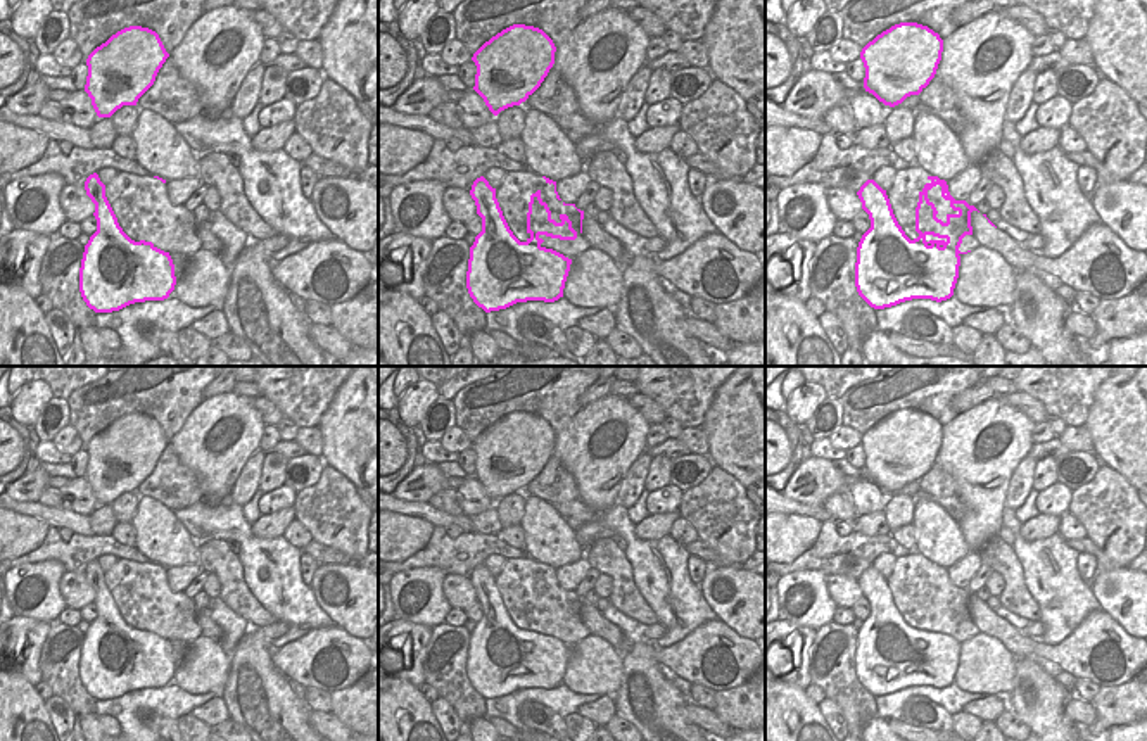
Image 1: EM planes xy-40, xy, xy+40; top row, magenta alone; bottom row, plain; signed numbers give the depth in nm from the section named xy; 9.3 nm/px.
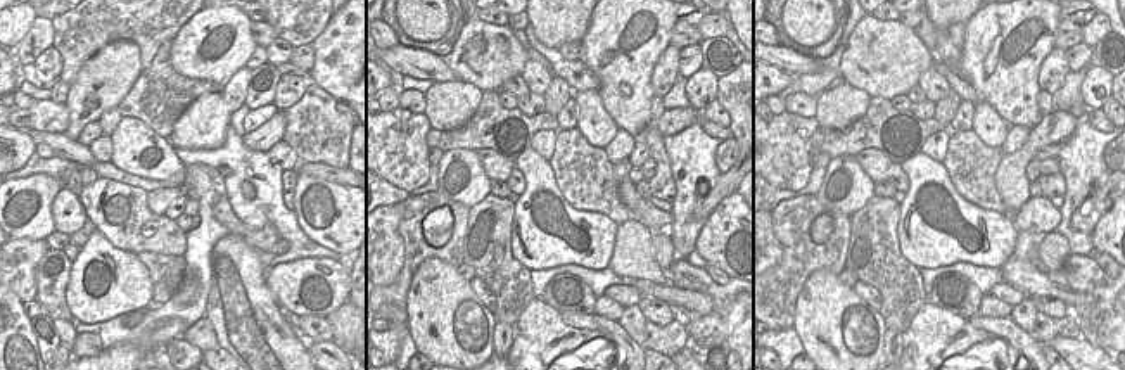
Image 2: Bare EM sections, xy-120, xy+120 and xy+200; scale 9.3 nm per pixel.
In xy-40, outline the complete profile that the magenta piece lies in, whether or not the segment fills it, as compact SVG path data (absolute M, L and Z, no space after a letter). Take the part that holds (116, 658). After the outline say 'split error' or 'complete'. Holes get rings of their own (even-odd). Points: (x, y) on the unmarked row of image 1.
M97 560L86 565L85 577L95 591L97 606L97 618L85 632L79 655L79 679L86 693L95 700L112 700L135 689L168 686L176 672L169 639L157 636L152 629L135 629L123 618Z; complete

